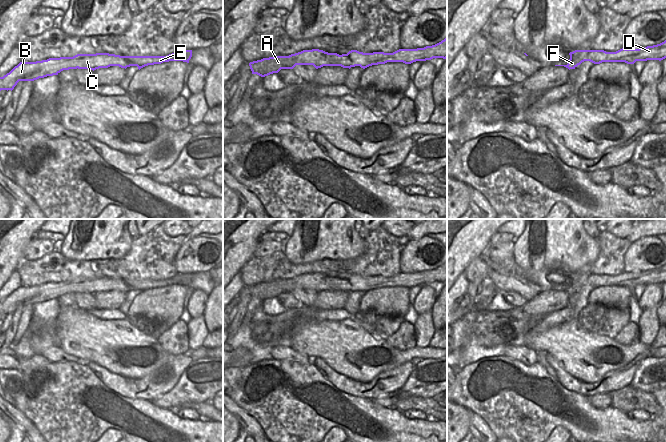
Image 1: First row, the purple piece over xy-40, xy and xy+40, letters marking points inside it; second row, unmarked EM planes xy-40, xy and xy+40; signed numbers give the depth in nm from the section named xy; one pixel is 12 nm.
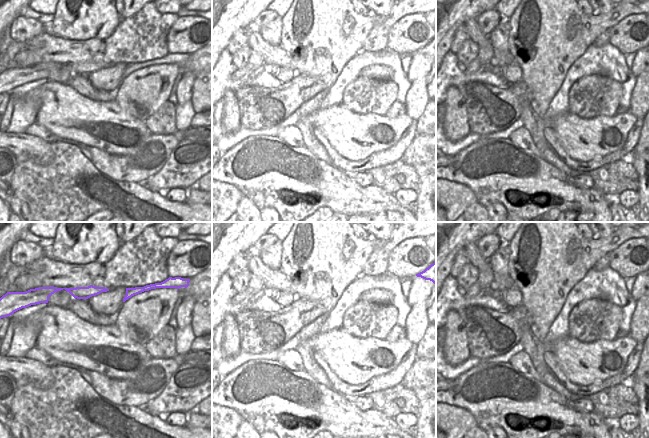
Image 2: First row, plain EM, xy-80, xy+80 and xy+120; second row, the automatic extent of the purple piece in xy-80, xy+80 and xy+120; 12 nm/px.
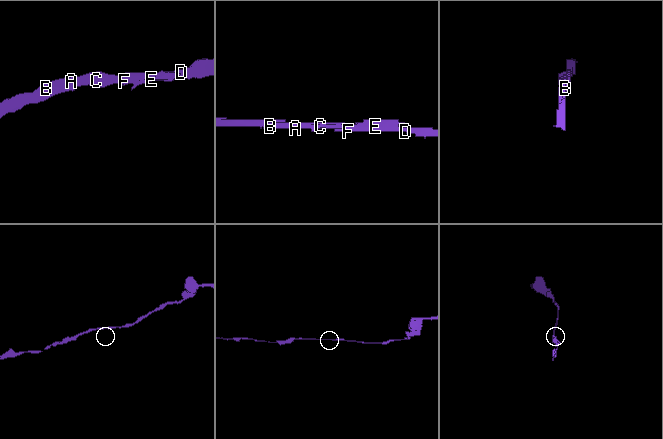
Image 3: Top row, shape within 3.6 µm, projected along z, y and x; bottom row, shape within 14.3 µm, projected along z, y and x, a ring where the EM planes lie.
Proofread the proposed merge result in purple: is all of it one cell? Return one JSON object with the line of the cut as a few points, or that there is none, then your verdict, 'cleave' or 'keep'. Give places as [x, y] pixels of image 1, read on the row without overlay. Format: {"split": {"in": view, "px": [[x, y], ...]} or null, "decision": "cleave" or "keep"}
{"split": null, "decision": "keep"}

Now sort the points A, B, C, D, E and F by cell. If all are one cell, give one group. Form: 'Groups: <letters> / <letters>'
Groups: A B C D E F

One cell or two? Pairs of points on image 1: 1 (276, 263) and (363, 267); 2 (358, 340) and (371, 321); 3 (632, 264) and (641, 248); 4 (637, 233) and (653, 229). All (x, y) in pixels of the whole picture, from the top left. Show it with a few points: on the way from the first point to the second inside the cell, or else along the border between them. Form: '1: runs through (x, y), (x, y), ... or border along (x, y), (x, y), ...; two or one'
1: runs through (298, 268), (341, 267); one
2: border along (352, 318), (368, 332), (386, 338); two
3: runs through (636, 260), (641, 255), (641, 252); one
4: runs through (641, 229), (649, 229); one

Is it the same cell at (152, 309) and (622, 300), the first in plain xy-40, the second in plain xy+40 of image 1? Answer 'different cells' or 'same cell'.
same cell

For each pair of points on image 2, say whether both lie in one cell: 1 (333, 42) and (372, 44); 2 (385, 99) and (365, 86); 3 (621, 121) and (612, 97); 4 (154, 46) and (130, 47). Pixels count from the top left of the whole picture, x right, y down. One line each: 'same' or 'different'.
1: different
2: same
3: different
4: same

